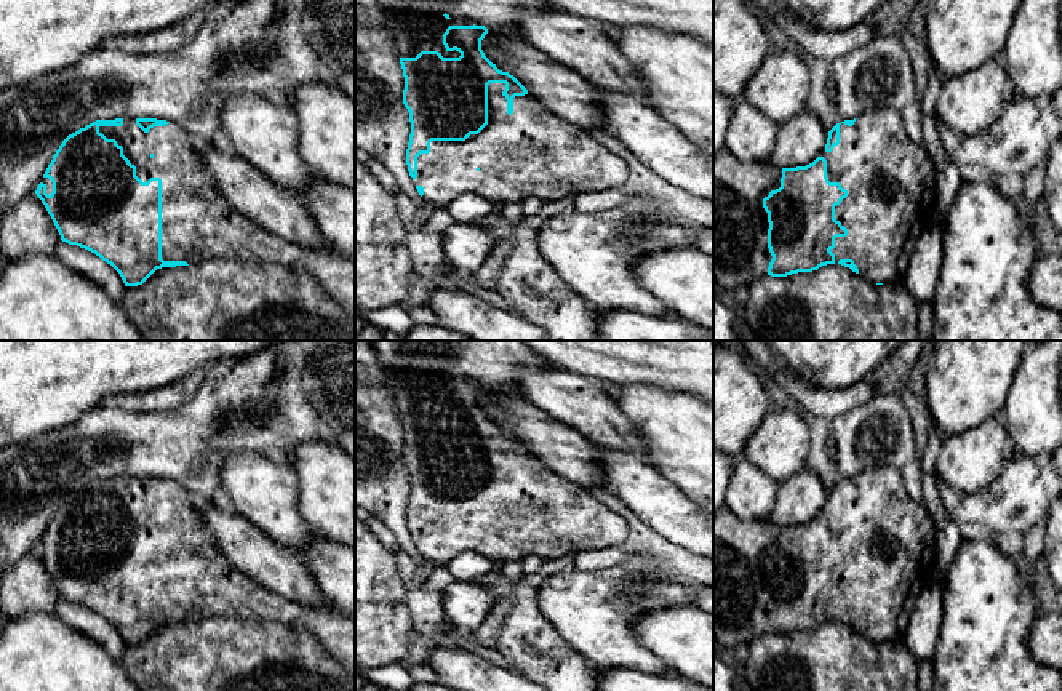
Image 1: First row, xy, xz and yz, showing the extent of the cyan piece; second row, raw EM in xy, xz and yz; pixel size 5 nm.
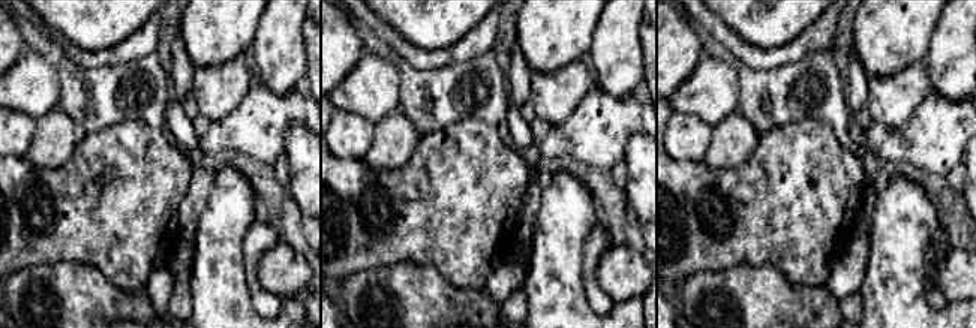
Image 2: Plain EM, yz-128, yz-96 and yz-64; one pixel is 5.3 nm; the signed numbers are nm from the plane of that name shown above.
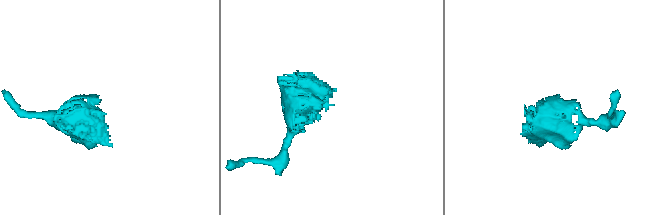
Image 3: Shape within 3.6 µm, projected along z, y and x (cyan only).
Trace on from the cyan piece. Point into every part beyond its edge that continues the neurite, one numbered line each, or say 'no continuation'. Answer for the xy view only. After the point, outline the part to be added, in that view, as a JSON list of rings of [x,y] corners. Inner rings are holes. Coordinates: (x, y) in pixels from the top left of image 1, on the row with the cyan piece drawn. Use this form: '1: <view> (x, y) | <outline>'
1: xy (197, 223) | [[[123,118],[122,126],[99,126],[107,139],[123,147],[123,155],[136,166],[136,176],[147,182],[162,179],[162,259],[186,261],[189,266],[206,261],[277,262],[299,274],[310,274],[325,291],[355,318],[355,259],[331,250],[302,248],[261,227],[235,211],[219,194],[203,165],[198,146],[178,123],[154,126],[144,133],[136,118]]]

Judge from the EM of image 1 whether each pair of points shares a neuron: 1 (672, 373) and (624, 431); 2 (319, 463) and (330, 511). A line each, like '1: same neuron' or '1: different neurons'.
1: different neurons
2: same neuron

